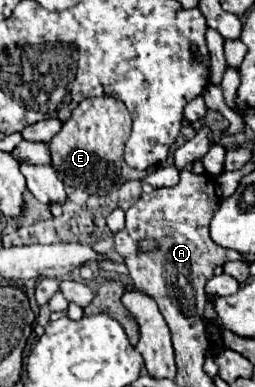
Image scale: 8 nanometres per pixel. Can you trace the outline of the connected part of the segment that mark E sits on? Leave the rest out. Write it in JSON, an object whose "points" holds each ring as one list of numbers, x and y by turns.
{"points":[[113,96,83,100,49,144,53,168,59,172,65,186,75,186,87,194,105,196,127,180,141,180,141,172,129,168,123,160,123,146,129,138,129,128,131,114,121,100,115,100]]}

